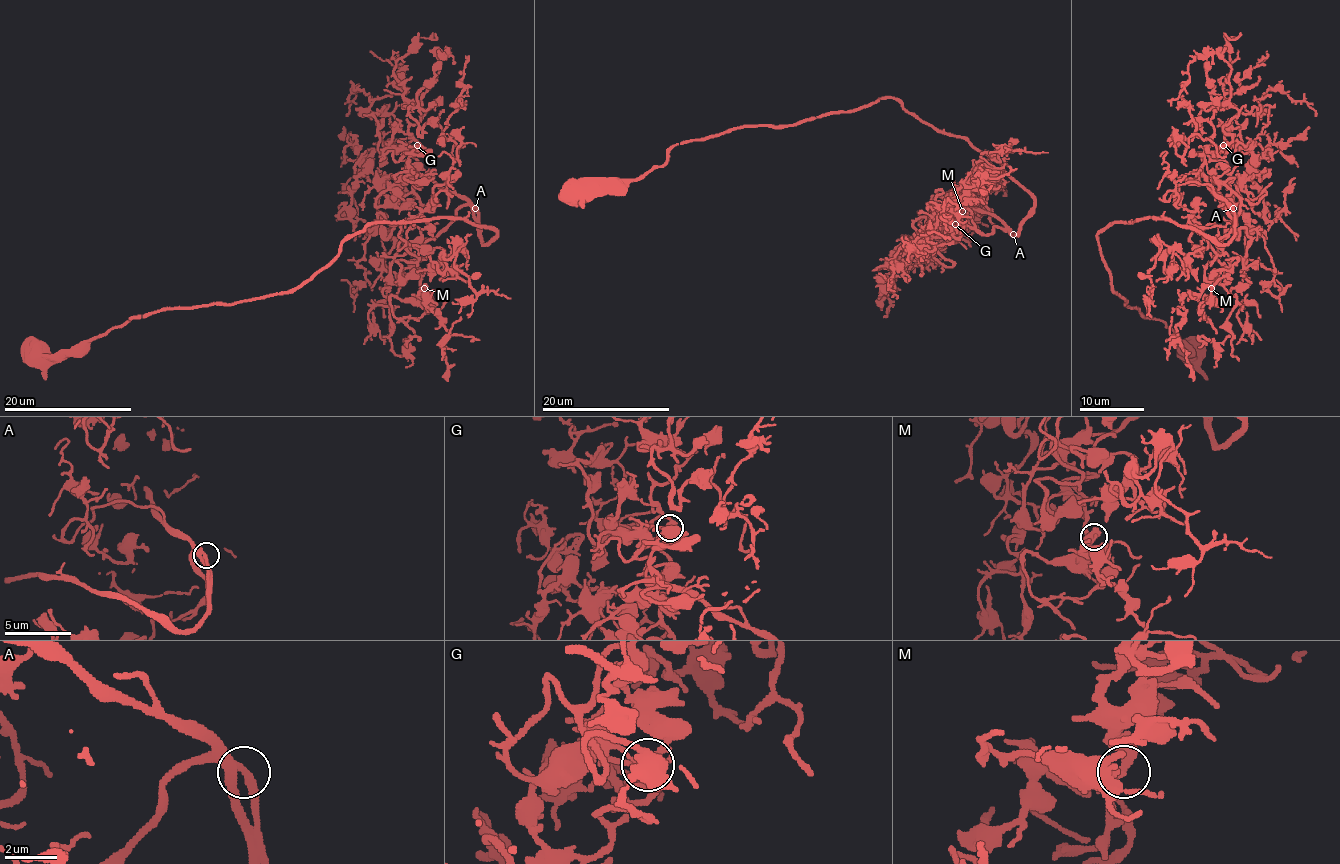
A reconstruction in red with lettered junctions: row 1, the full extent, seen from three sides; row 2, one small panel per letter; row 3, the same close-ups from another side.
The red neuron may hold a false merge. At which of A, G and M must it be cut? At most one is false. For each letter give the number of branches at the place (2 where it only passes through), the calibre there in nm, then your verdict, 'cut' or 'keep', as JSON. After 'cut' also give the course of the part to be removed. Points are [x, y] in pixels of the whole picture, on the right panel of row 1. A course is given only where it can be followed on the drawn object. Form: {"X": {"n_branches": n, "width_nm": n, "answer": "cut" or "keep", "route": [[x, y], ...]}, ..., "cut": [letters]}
{"A": {"n_branches": 3, "width_nm": 300, "answer": "keep"}, "G": {"n_branches": 3, "width_nm": 320, "answer": "keep"}, "M": {"n_branches": 3, "width_nm": 320, "answer": "keep"}, "cut": []}

